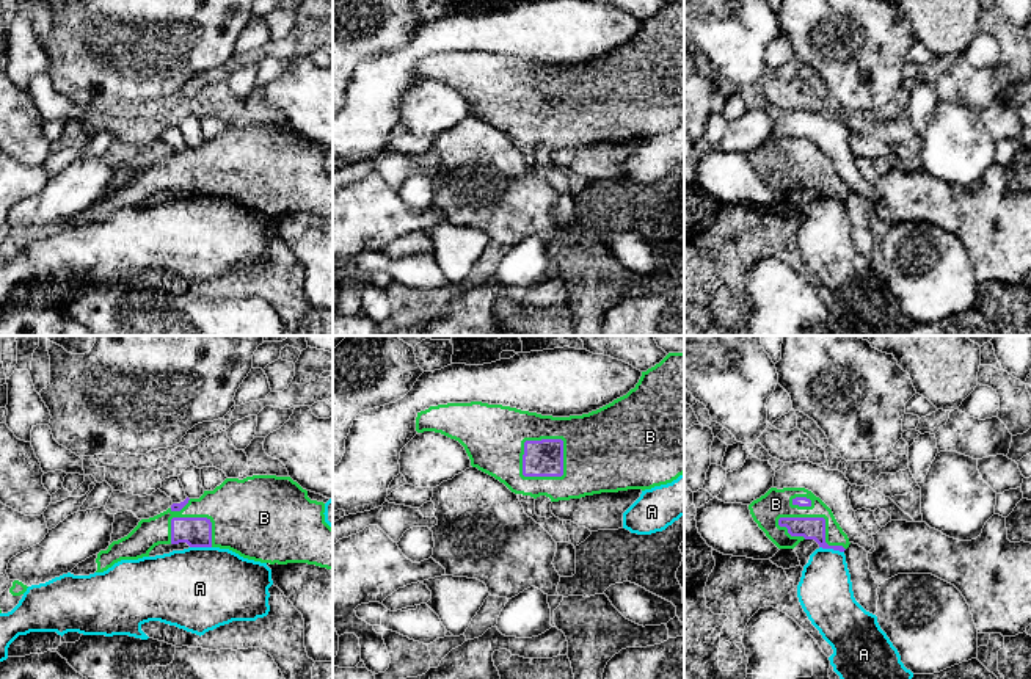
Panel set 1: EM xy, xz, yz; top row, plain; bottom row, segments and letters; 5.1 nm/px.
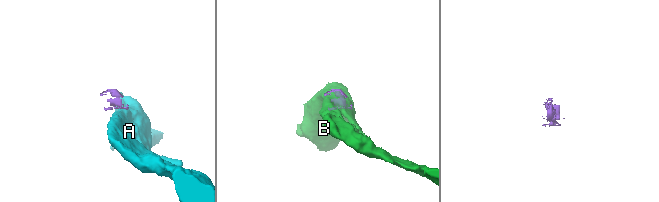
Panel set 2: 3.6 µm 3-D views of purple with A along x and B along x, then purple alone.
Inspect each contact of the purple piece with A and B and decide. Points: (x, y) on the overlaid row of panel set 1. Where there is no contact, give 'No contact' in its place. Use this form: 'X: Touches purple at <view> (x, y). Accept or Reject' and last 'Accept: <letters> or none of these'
A: Touches purple at yz (832, 548). Reject
B: Touches purple at xz (528, 441). Accept
Accept: B

